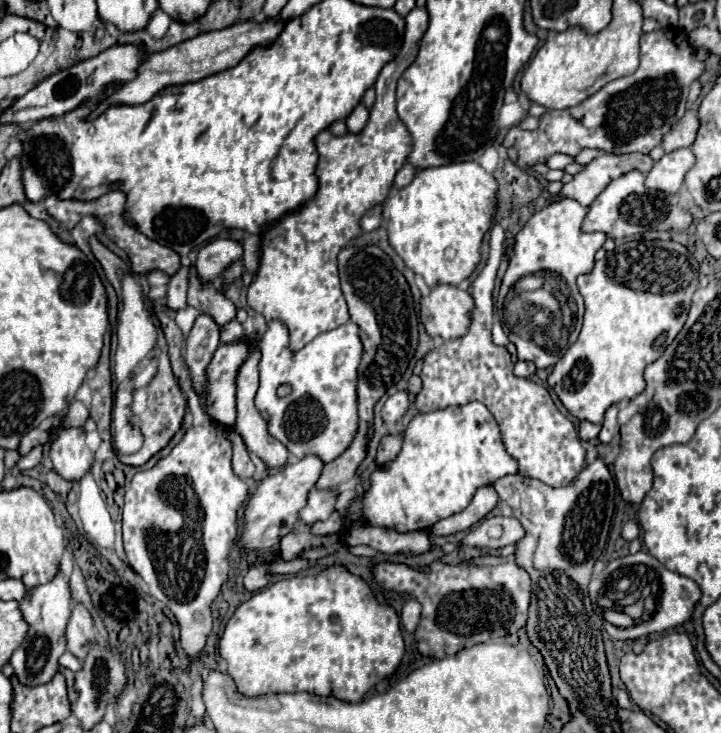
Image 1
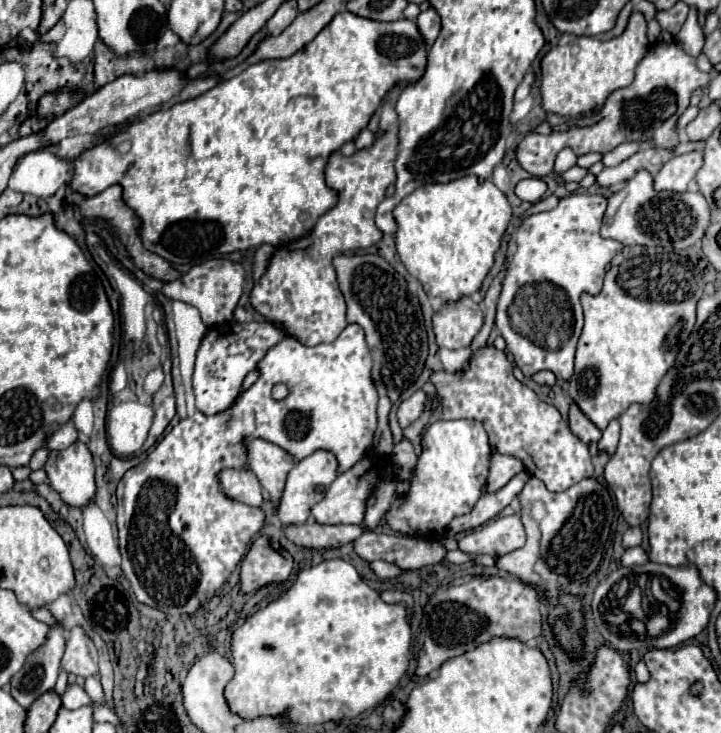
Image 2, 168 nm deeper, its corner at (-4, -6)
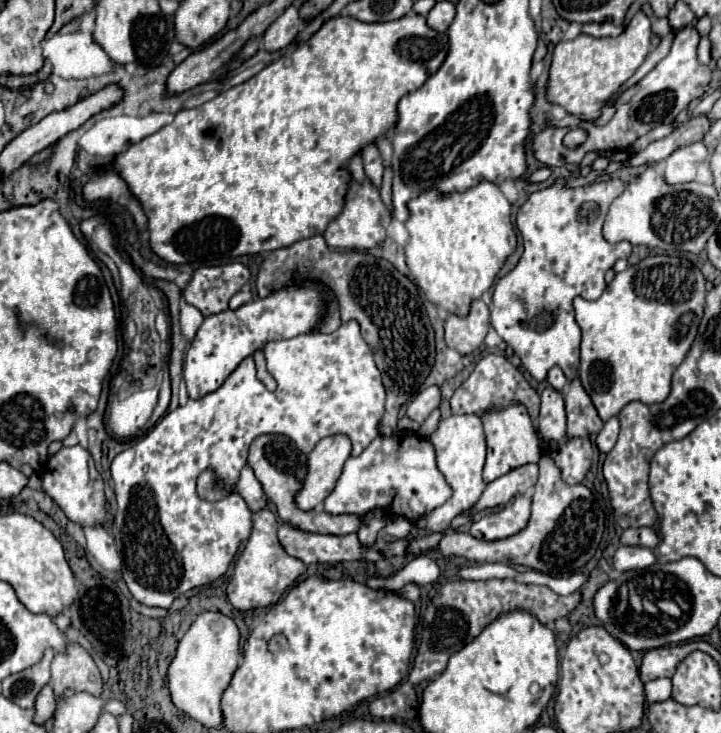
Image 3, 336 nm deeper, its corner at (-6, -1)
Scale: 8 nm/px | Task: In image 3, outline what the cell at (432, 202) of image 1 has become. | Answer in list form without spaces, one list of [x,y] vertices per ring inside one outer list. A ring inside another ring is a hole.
[[[480,182],[466,192],[454,192],[440,198],[436,190],[422,192],[418,198],[410,200],[410,218],[406,220],[406,230],[410,240],[406,244],[406,264],[416,280],[416,286],[426,294],[426,298],[444,308],[448,314],[466,316],[470,312],[470,302],[480,298],[492,284],[506,258],[516,252],[516,232],[510,220],[510,202],[502,190],[492,182]]]

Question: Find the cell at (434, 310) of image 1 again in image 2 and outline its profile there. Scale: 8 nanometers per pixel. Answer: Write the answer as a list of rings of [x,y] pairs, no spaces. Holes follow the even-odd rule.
[[[470,297],[446,303],[432,317],[438,347],[460,349],[468,347],[482,327],[482,309]]]

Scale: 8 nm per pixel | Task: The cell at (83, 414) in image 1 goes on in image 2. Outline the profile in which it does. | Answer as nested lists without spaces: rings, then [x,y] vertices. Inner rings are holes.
[[[70,419],[68,423],[64,423],[60,429],[56,429],[52,435],[48,435],[44,441],[46,441],[46,449],[48,451],[52,451],[52,449],[58,449],[58,451],[62,451],[62,449],[66,449],[66,447],[70,447],[74,441],[78,439],[78,431],[76,431],[76,425],[74,425],[74,421]]]

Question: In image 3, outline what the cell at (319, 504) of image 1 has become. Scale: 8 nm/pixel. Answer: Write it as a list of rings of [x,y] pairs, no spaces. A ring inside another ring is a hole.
[[[396,432],[392,436],[378,436],[360,456],[350,456],[346,460],[336,488],[324,500],[324,510],[330,514],[364,516],[370,510],[380,508],[386,514],[400,514],[416,524],[434,508],[442,506],[450,496],[452,488],[436,466],[432,442],[426,436],[404,436],[402,432]]]

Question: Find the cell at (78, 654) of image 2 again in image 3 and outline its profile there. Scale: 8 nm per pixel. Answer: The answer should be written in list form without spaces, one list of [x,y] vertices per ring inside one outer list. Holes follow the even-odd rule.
[[[68,644],[66,654],[56,654],[50,672],[54,696],[62,696],[66,688],[74,692],[88,692],[92,696],[102,694],[100,672],[90,654],[78,644]]]

